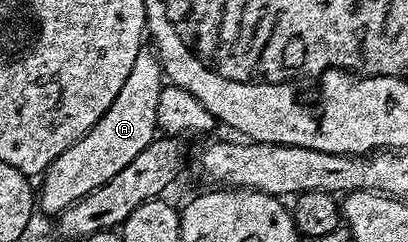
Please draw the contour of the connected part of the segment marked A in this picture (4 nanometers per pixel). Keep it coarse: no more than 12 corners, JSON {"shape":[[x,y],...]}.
{"shape":[[144,44],[108,112],[41,175],[61,214],[132,164],[158,132],[164,71]]}

